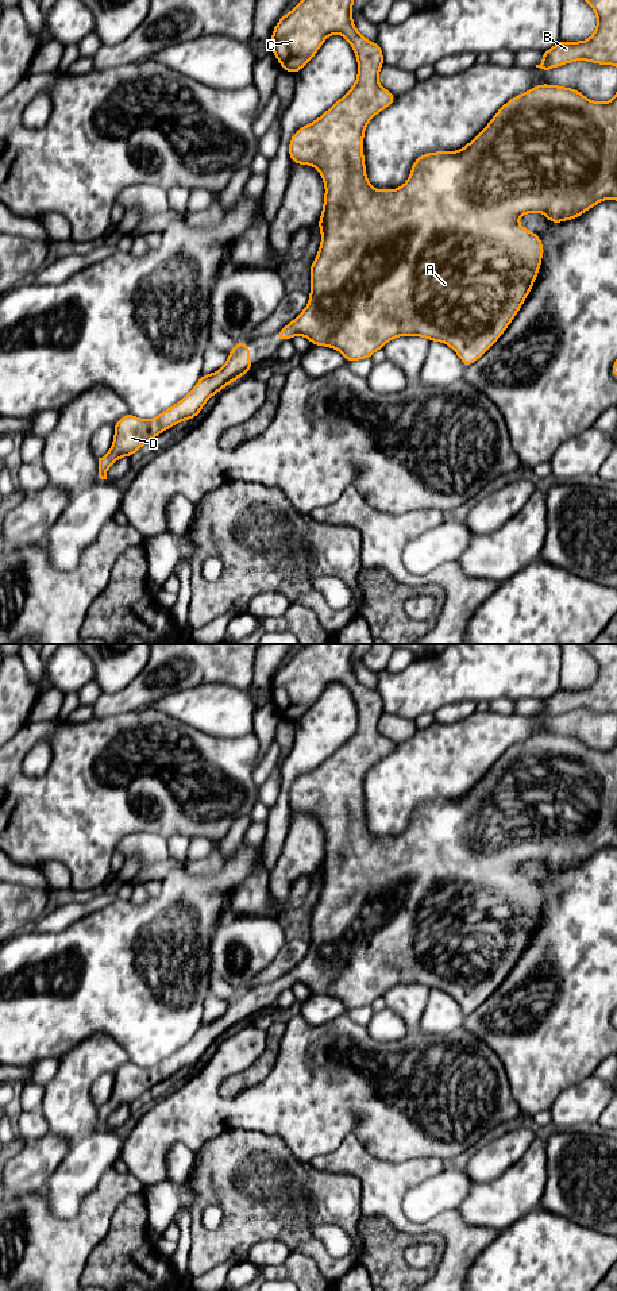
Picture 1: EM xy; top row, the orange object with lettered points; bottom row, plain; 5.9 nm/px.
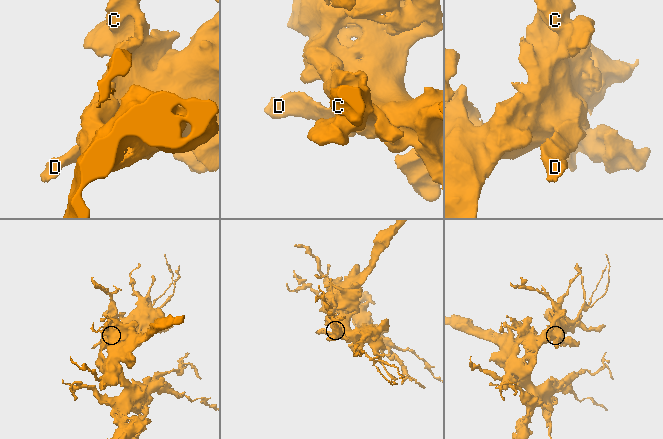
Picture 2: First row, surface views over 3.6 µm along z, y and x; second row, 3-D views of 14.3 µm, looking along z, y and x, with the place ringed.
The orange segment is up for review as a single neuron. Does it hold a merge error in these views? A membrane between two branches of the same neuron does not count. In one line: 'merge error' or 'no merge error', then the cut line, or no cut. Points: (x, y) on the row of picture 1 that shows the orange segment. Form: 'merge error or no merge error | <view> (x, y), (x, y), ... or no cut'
no merge error | no cut

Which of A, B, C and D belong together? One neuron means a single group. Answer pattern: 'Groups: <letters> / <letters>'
Groups: A B C D

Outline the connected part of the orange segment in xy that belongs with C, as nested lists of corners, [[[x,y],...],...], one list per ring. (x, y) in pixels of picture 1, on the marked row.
[[[301,0],[290,12],[285,14],[277,22],[270,39],[271,53],[281,63],[282,70],[293,74],[298,73],[316,55],[317,50],[331,34],[344,36],[354,49],[358,59],[358,76],[354,86],[319,119],[298,128],[289,142],[290,161],[297,165],[311,165],[316,167],[325,185],[325,194],[323,212],[315,227],[315,230],[321,230],[321,243],[309,270],[312,282],[309,302],[294,320],[281,328],[275,335],[279,342],[290,340],[296,335],[304,335],[313,346],[325,346],[340,351],[346,363],[371,358],[377,350],[382,350],[389,340],[397,336],[423,336],[431,342],[446,343],[458,354],[463,365],[468,367],[478,361],[509,327],[529,294],[540,270],[543,242],[539,235],[521,227],[517,219],[525,213],[543,212],[548,221],[558,224],[579,217],[597,203],[608,199],[617,200],[617,93],[610,101],[598,103],[589,100],[578,89],[539,84],[505,103],[489,124],[462,150],[425,153],[416,158],[410,167],[412,174],[401,188],[386,190],[374,189],[366,177],[363,155],[365,128],[378,112],[390,107],[397,96],[382,88],[378,82],[378,73],[385,63],[383,53],[377,42],[370,42],[356,30],[352,23],[352,3],[354,0]]]

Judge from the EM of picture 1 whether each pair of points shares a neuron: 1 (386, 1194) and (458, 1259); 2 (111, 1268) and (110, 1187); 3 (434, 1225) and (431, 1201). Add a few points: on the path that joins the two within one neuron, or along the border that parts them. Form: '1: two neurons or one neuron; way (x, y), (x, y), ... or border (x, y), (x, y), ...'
1: one neuron; way (400, 1218), (409, 1228), (442, 1228), (448, 1234)
2: two neurons; border (124, 1198), (114, 1213), (107, 1234), (91, 1252)
3: two neurons; border (455, 1207), (424, 1222), (413, 1222), (403, 1212)

